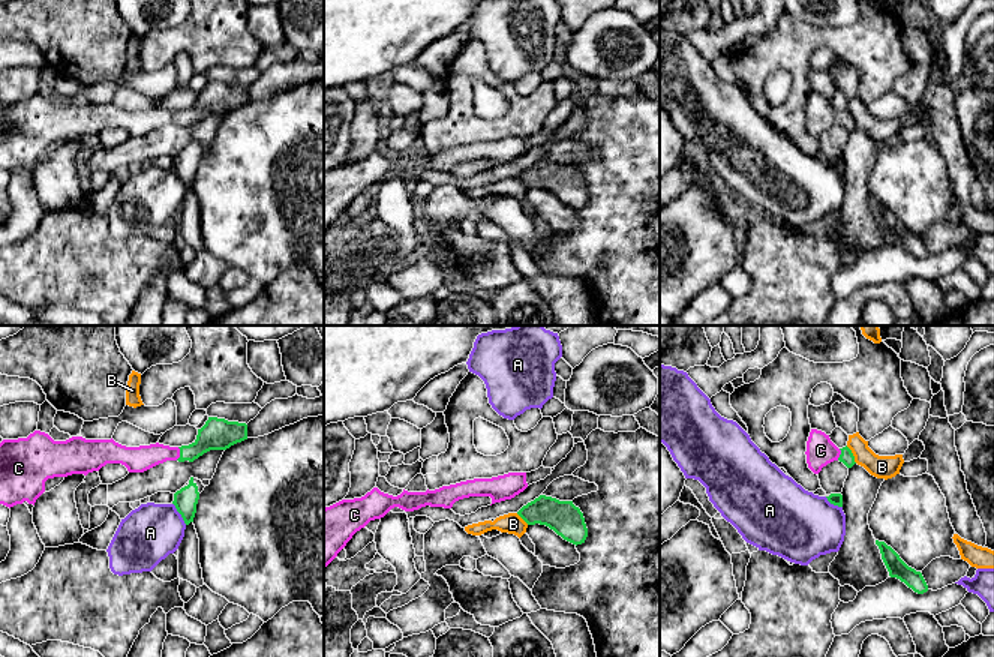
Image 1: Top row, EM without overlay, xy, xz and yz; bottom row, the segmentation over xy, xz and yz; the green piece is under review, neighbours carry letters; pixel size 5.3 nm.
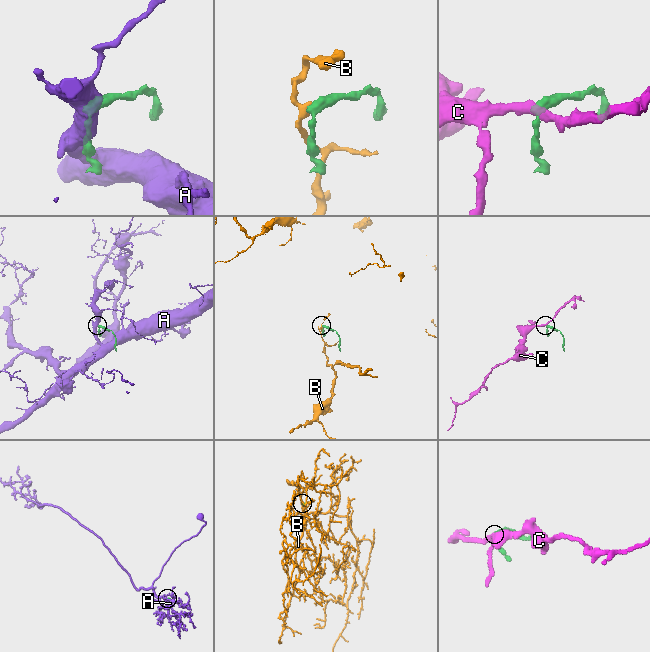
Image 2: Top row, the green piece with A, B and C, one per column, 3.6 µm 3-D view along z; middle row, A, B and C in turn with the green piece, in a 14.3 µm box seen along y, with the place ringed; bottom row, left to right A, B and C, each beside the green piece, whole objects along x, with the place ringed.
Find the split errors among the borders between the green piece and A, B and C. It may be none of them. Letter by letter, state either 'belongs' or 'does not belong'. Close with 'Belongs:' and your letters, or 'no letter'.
A: does not belong
B: does not belong
C: belongs
Belongs: C

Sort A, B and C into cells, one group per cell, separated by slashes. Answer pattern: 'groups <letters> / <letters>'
groups A / B / C

